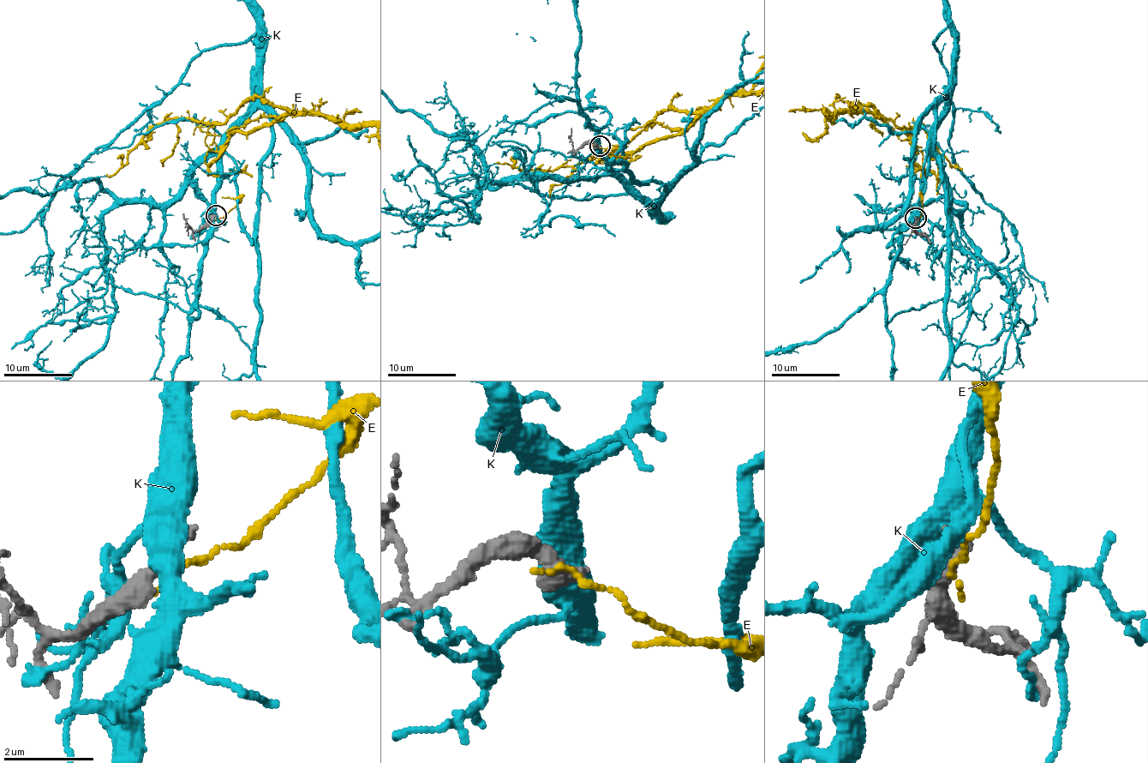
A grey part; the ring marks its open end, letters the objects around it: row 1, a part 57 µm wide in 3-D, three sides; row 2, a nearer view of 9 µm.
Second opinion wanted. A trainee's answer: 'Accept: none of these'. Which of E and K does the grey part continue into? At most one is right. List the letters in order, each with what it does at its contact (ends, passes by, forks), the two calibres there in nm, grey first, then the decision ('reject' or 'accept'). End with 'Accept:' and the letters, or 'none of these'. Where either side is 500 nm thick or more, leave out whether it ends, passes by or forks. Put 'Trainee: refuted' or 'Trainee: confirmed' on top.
Trainee: confirmed
E: calibres 550 and 150 nm; reject
K: calibres 500 and 500 nm; reject
Accept: none of these

